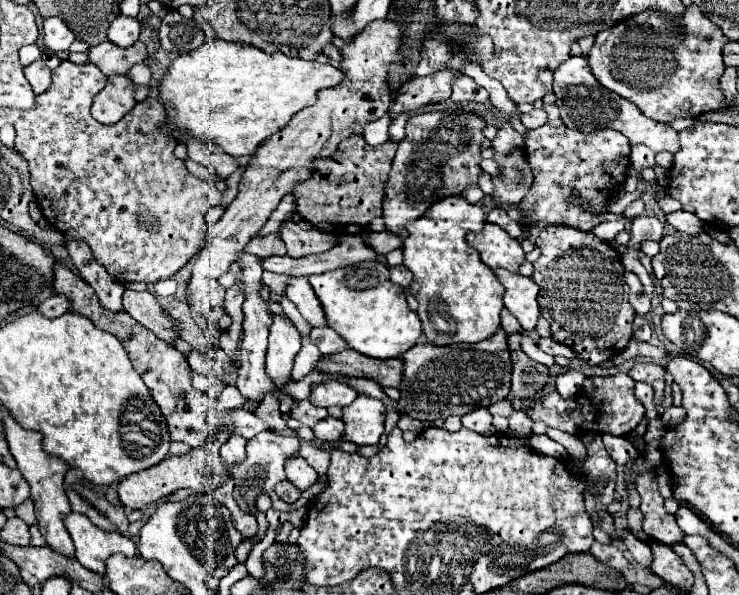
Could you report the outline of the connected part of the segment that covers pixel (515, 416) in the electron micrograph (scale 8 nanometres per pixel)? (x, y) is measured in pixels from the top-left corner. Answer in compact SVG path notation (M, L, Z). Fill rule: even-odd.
M515 410L509 417L509 429L516 433L531 435L533 422L525 411Z

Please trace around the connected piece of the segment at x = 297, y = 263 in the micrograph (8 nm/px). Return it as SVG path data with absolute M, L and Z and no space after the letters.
M344 235L342 243L334 245L332 249L320 253L320 255L308 255L300 259L292 257L272 257L262 259L262 265L266 271L272 273L286 273L286 275L314 275L314 273L326 273L338 267L354 265L364 259L376 259L374 251L362 243L358 235Z

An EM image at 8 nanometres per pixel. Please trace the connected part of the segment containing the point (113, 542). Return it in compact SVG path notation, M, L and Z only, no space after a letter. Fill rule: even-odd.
M72 511L64 517L64 525L70 531L78 563L90 571L104 575L106 559L114 553L124 553L126 557L136 555L136 545L132 539L120 535L118 531L102 531L90 523L86 515Z

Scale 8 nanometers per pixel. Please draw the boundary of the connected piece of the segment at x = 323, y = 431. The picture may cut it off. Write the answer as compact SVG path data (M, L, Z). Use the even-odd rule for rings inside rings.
M326 417L322 421L318 421L312 431L316 435L316 439L320 441L338 441L342 437L342 419L334 419L334 417Z

